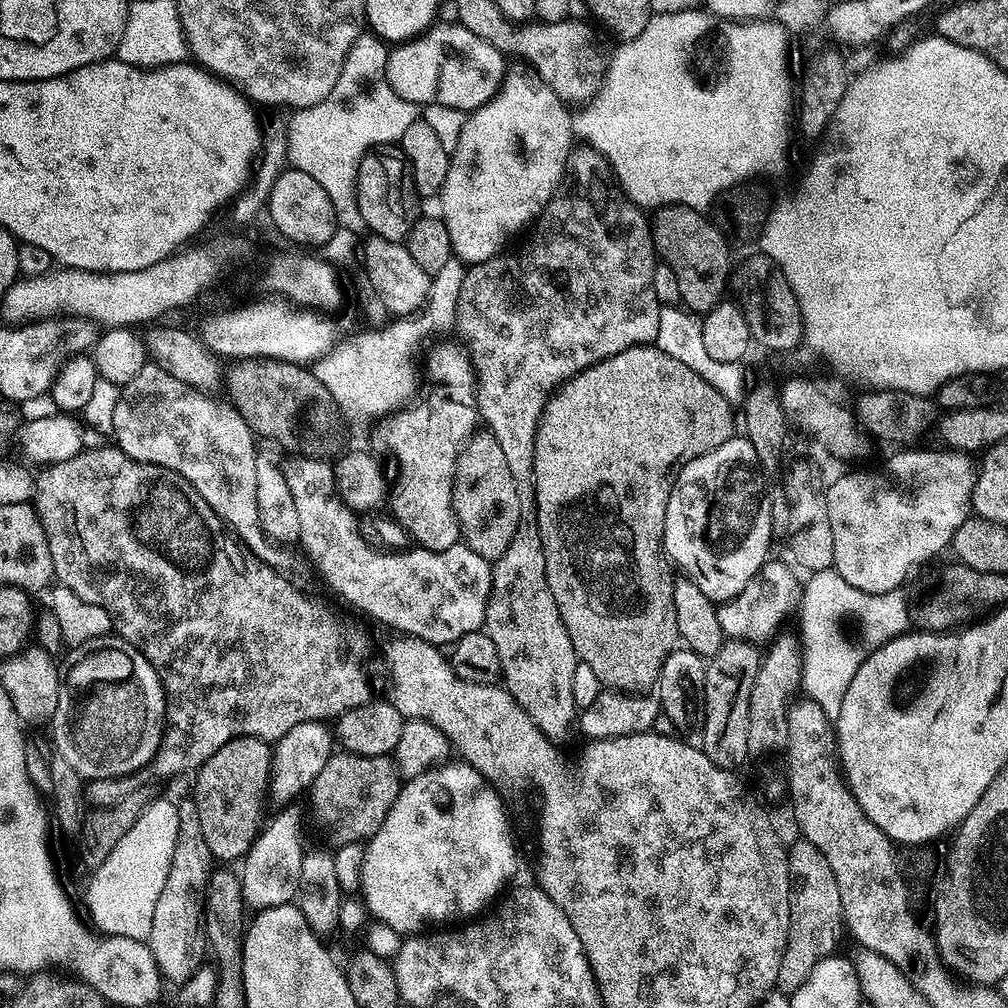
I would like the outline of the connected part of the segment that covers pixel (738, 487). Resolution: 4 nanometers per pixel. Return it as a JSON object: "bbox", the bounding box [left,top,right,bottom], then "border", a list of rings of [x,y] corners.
{"bbox":[664,438,774,602],"border":[[[733,438],[722,446],[694,458],[681,470],[670,494],[664,519],[664,554],[680,568],[706,598],[713,602],[733,600],[759,574],[769,559],[768,546],[774,542],[770,518],[769,485],[760,468],[758,455],[749,440]]]}

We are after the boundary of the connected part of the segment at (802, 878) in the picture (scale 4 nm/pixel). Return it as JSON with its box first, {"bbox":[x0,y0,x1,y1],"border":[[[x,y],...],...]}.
{"bbox":[775,838,845,994],"border":[[[796,838],[788,853],[788,875],[792,881],[792,901],[790,902],[790,922],[788,923],[788,937],[786,946],[782,950],[782,962],[778,962],[778,978],[775,987],[781,993],[790,994],[810,978],[810,970],[822,962],[822,958],[833,955],[840,944],[840,935],[845,935],[844,915],[842,914],[842,898],[838,894],[838,882],[834,882],[834,870],[830,870],[830,862],[818,846],[803,838]]]}

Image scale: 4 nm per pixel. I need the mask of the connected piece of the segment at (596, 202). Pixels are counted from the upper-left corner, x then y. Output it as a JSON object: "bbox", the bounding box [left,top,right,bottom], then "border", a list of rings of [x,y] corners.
{"bbox":[455,166,660,482],"border":[[[569,166],[564,171],[564,178],[560,182],[550,202],[540,213],[531,229],[532,237],[525,248],[517,252],[505,251],[499,256],[491,256],[480,264],[473,264],[464,273],[462,294],[458,294],[458,314],[455,327],[460,330],[463,343],[466,345],[471,357],[472,366],[476,374],[476,406],[479,408],[479,419],[486,425],[487,431],[502,446],[502,455],[506,458],[506,466],[510,466],[510,474],[514,474],[517,482],[523,481],[532,475],[532,462],[534,458],[534,441],[536,441],[536,426],[540,415],[544,412],[544,401],[557,386],[566,380],[572,379],[584,368],[597,364],[600,360],[610,358],[627,348],[648,346],[655,341],[659,331],[660,299],[654,294],[654,270],[658,263],[656,248],[652,245],[652,224],[643,211],[631,201],[619,195],[608,196],[608,188],[604,180],[592,168],[576,168]]]}

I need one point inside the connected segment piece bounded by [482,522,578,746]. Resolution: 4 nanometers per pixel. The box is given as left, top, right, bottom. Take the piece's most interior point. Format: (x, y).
(538, 662)

